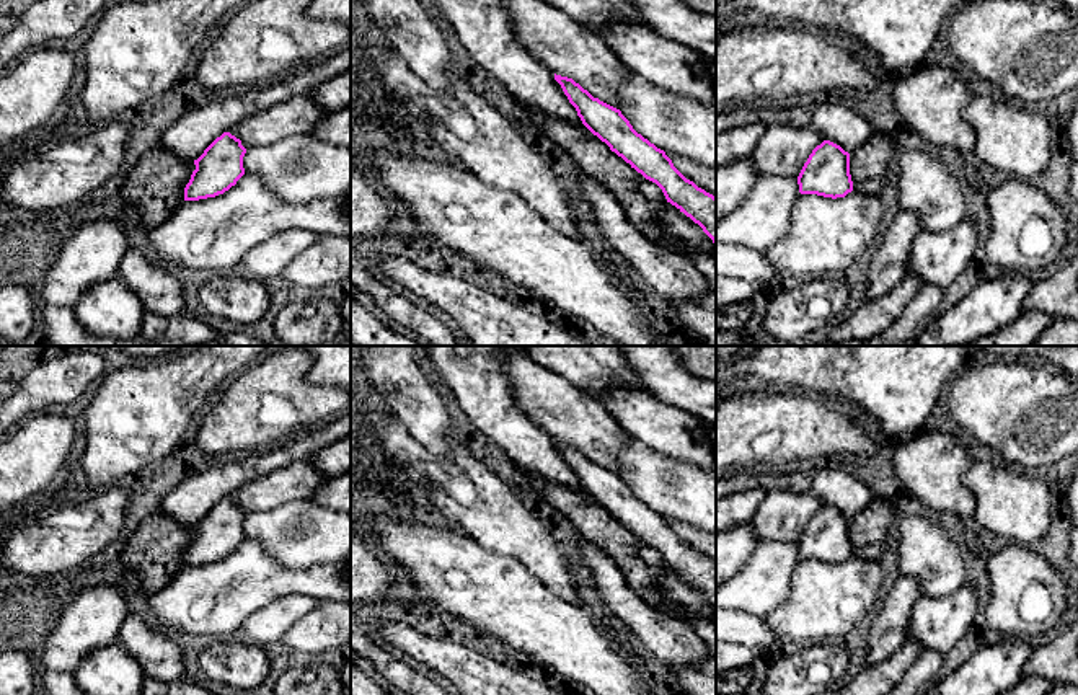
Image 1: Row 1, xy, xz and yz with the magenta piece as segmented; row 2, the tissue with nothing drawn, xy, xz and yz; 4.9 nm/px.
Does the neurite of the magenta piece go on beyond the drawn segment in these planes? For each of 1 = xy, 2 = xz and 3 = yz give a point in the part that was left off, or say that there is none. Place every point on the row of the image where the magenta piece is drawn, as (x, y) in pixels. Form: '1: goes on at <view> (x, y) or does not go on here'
1: does not go on here
2: does not go on here
3: does not go on here

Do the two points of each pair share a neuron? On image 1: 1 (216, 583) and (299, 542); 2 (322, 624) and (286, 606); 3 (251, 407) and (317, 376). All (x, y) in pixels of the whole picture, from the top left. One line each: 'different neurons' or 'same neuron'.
1: different neurons
2: different neurons
3: different neurons

